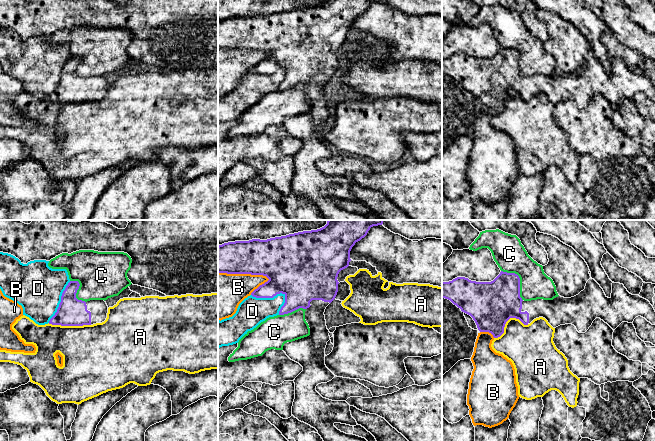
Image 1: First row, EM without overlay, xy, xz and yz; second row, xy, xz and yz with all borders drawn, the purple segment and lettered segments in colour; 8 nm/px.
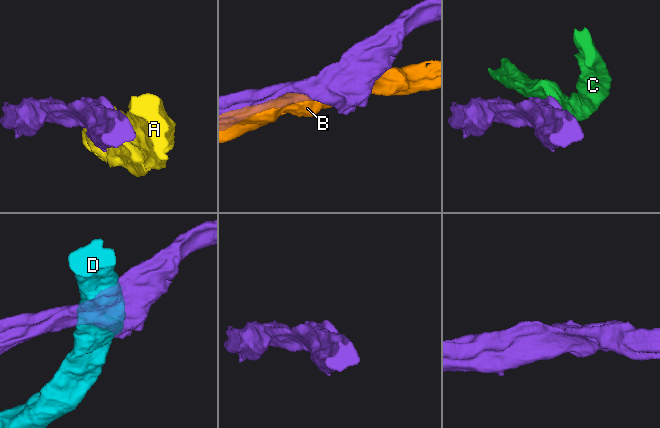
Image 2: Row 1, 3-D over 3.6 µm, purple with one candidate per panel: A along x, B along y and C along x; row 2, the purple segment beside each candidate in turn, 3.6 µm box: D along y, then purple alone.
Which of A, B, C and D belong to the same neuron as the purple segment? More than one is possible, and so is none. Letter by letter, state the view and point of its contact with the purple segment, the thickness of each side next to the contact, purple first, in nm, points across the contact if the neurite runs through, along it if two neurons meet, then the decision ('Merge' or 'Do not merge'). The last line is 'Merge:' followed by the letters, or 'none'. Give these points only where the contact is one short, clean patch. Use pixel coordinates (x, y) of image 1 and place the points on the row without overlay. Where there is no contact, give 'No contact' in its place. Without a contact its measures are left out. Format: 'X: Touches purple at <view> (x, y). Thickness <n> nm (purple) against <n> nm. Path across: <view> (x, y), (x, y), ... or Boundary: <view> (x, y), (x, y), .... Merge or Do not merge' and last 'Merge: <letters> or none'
A: Touches purple at xy (69, 101). Thickness 220 nm (purple) against 400 nm. Do not merge
B: Touches purple at xz (244, 49). Thickness 300 nm (purple) against 340 nm. Do not merge
C: Touches purple at yz (519, 56). Thickness 340 nm (purple) against 260 nm. Do not merge
D: Touches purple at xz (271, 73). Thickness 360 nm (purple) against 220 nm. Do not merge
Merge: none

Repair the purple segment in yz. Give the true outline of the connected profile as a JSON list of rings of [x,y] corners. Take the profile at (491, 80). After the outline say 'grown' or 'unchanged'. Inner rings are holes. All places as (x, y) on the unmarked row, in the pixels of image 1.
[[[501,47],[491,58],[476,58],[465,53],[457,53],[449,58],[442,58],[442,74],[450,76],[462,88],[470,91],[480,108],[489,108],[494,114],[504,109],[506,98],[510,94],[519,95],[524,101],[543,93],[556,104],[572,100],[579,109],[585,109],[596,94],[600,94],[615,106],[622,98],[633,99],[638,92],[655,101],[655,86],[650,78],[639,71],[630,70],[623,60],[612,59],[611,73],[608,74],[600,61],[590,54],[585,65],[571,74],[558,72],[553,76],[524,77],[520,73],[520,54],[515,49]]]; grown

